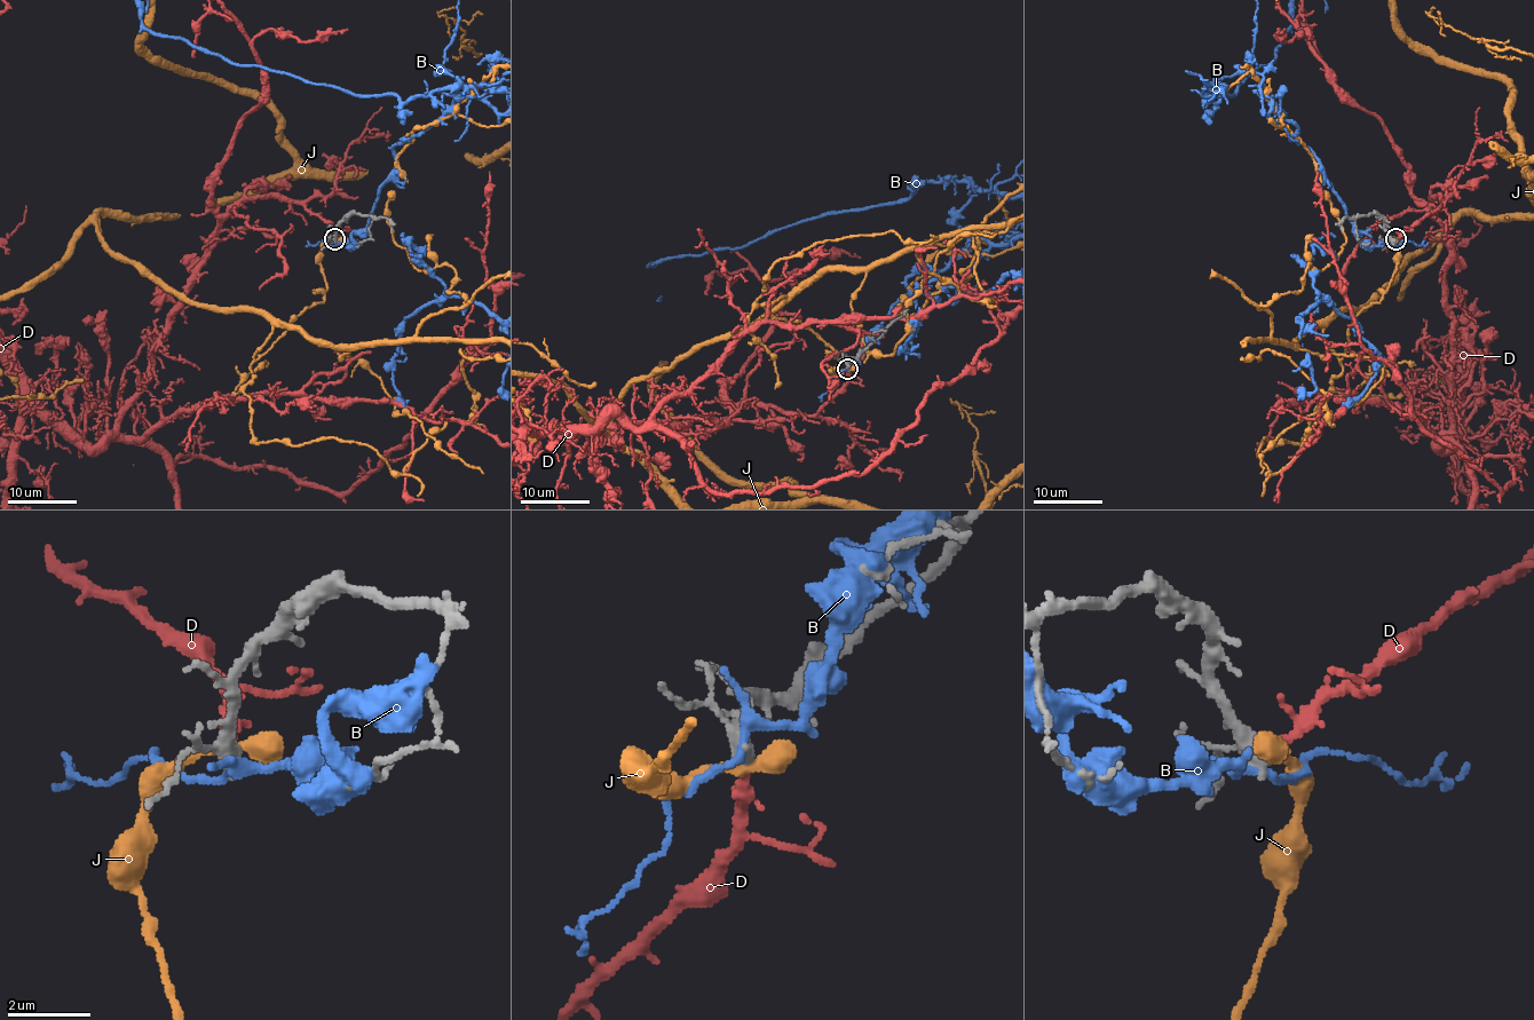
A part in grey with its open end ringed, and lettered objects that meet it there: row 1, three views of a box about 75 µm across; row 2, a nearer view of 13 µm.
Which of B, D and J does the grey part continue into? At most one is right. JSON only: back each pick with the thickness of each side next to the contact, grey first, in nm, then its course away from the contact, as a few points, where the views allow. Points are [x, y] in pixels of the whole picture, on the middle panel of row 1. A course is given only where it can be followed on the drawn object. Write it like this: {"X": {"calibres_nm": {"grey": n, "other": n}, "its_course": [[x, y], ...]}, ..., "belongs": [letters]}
{"D": {"calibres_nm": {"grey": 380, "other": 180}}, "belongs": ["D"]}

